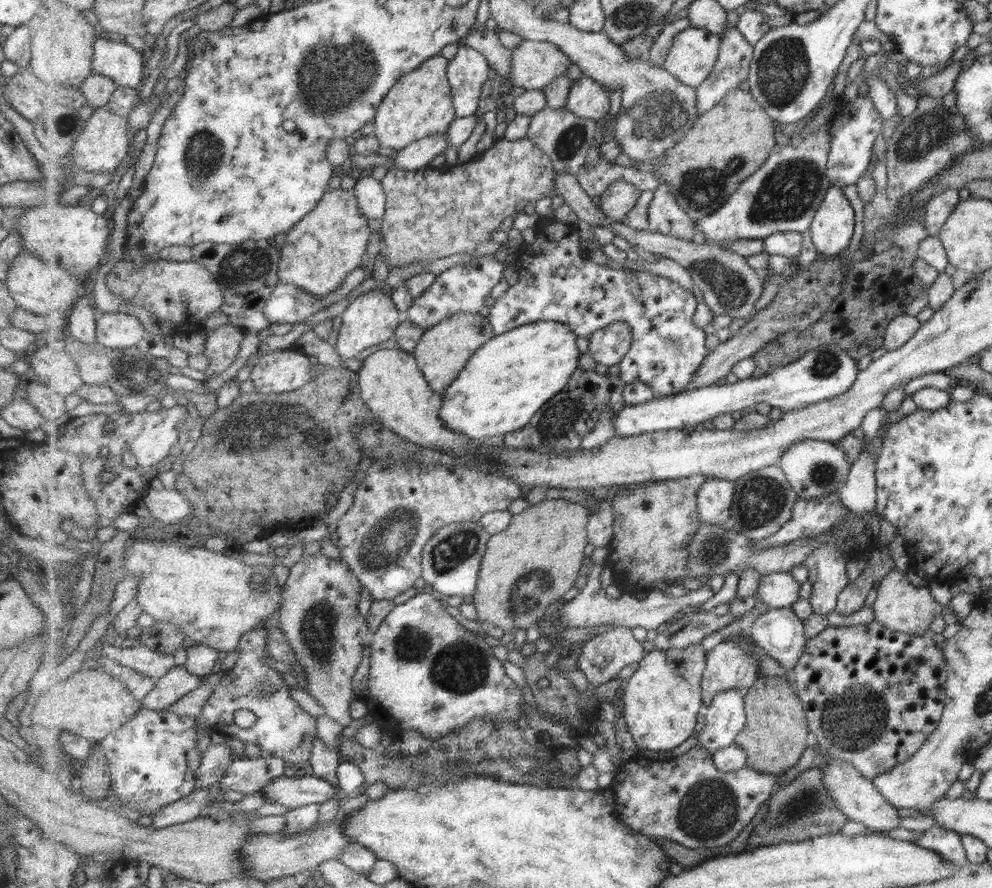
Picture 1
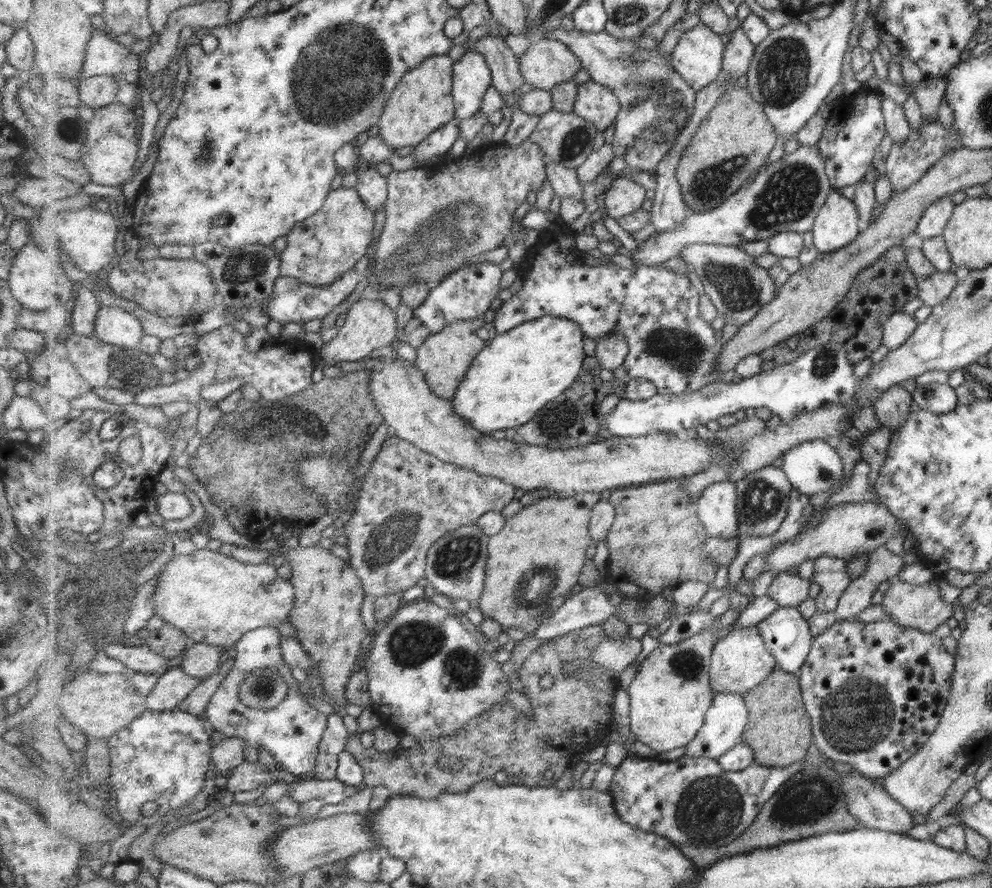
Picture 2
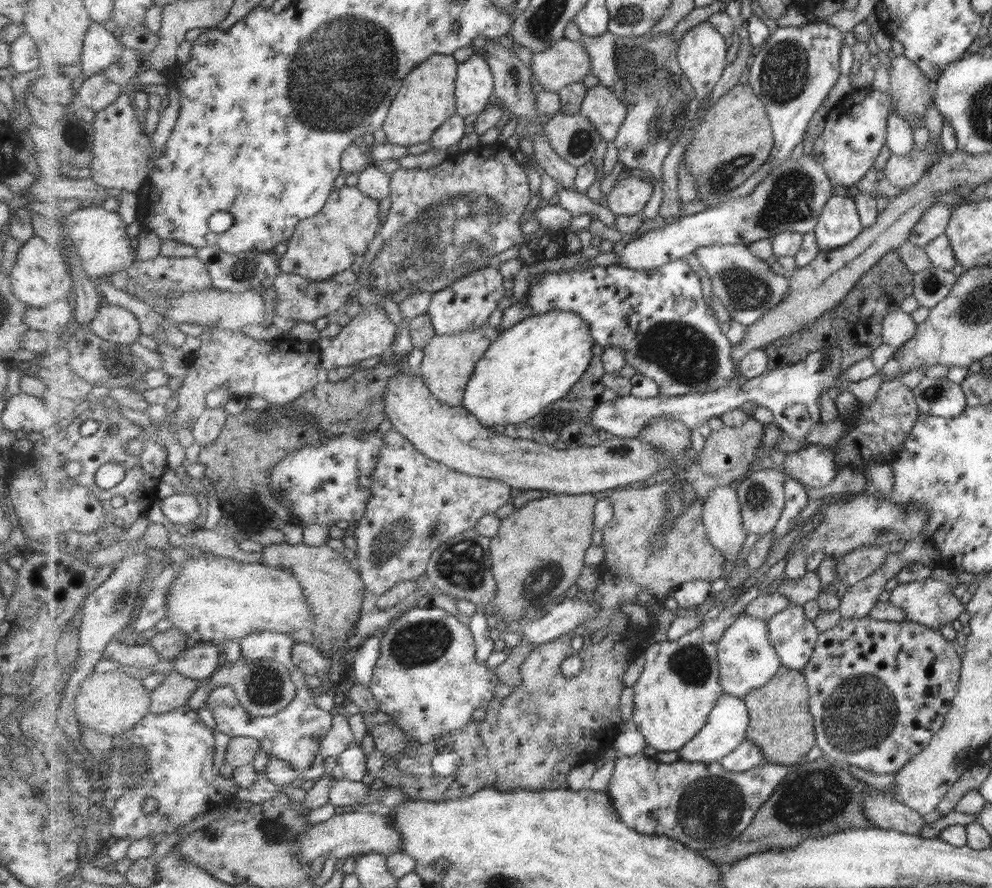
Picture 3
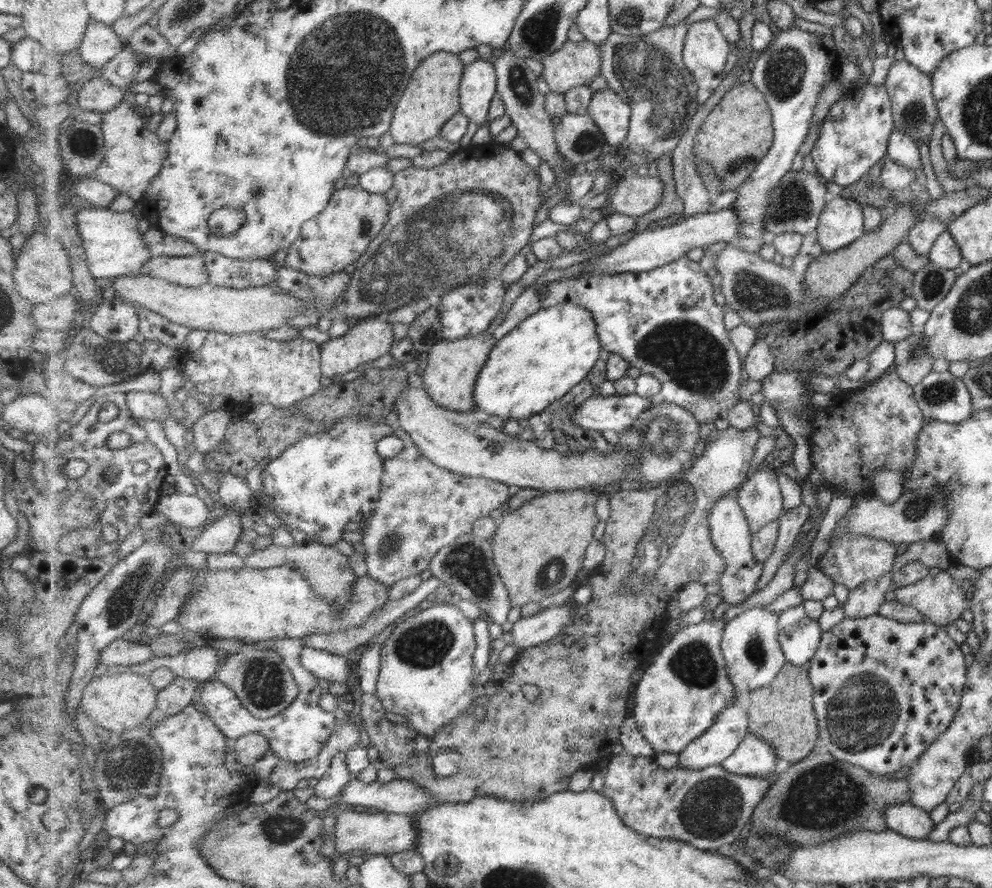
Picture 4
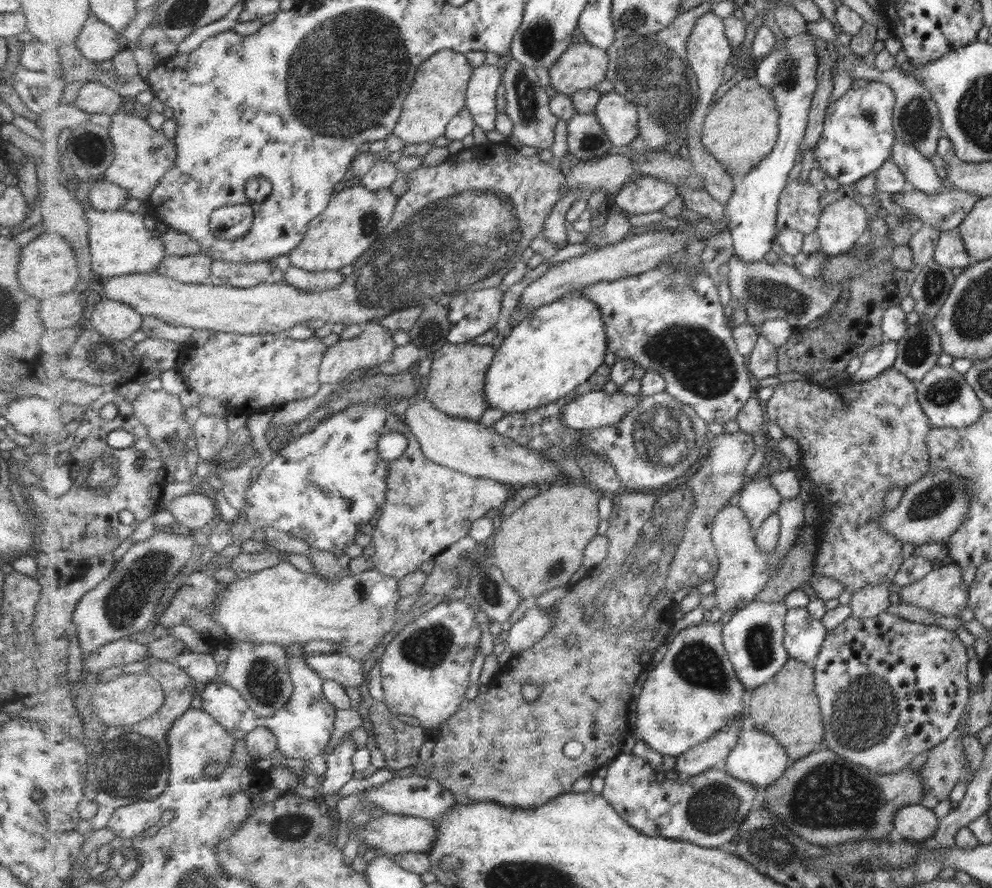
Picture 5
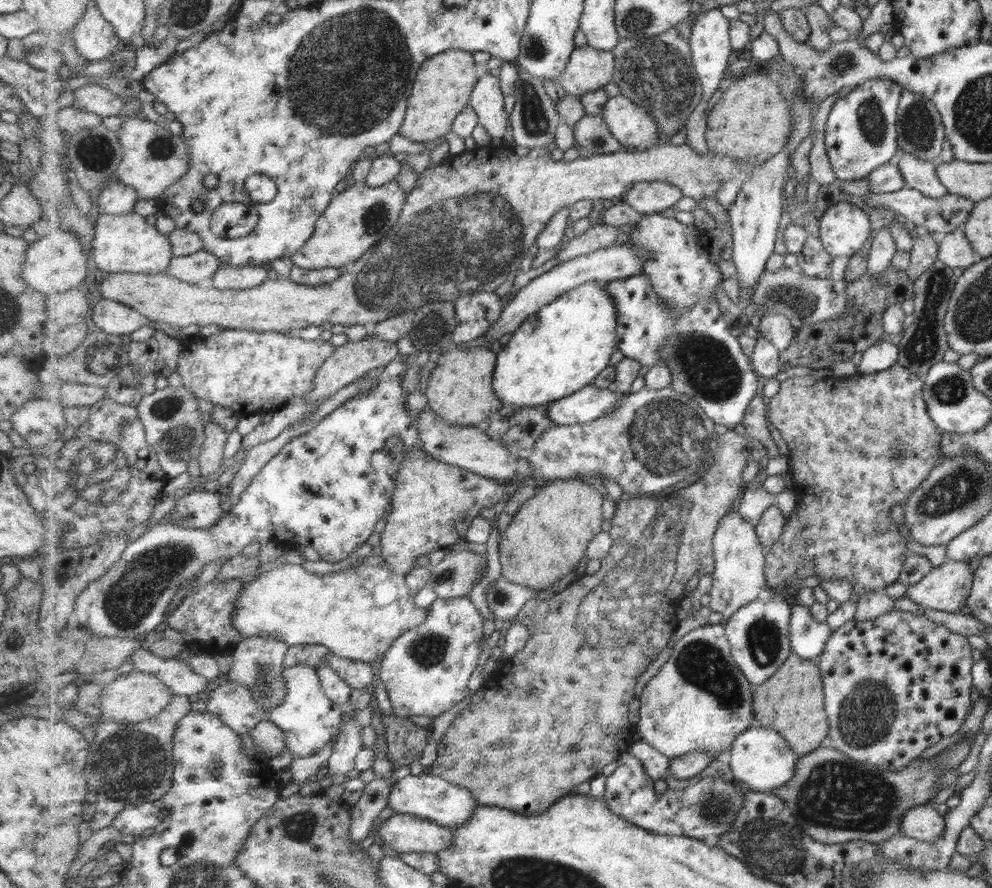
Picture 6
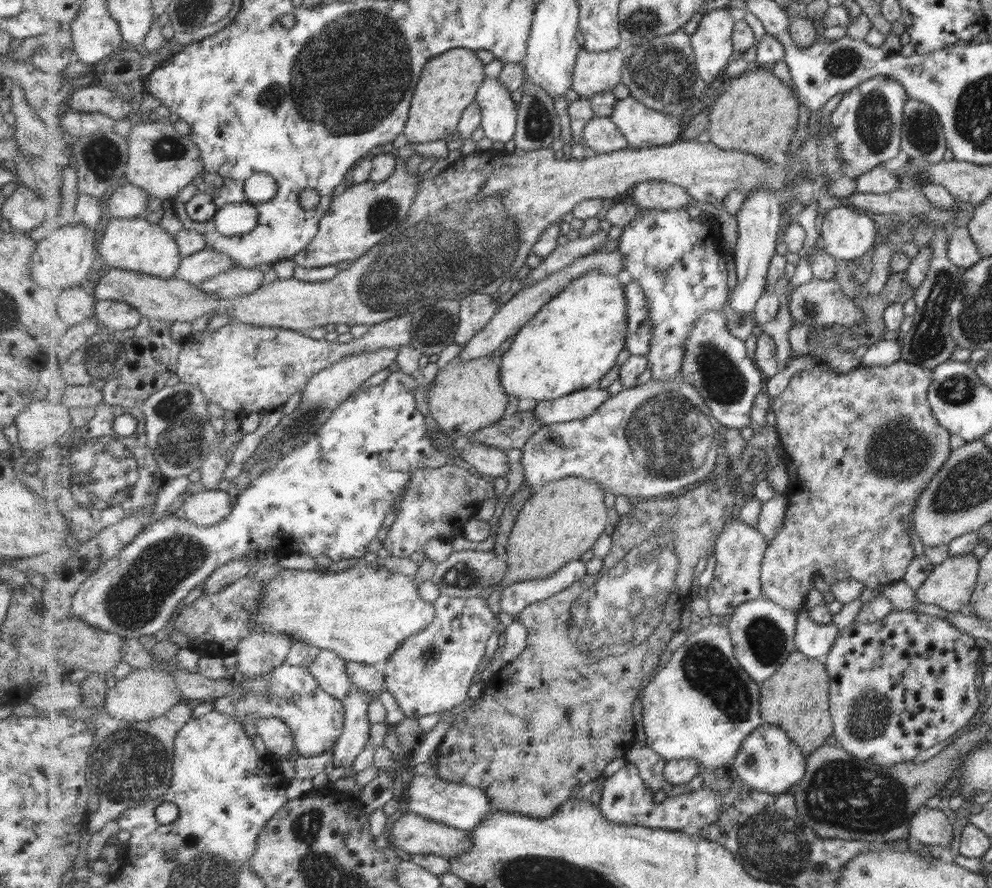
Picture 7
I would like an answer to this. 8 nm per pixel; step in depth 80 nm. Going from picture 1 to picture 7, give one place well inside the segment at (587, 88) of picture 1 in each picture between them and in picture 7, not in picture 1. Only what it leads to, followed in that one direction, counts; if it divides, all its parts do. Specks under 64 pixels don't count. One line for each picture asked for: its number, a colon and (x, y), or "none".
2: (597, 103)
3: (602, 106)
4: (613, 115)
5: (619, 116)
6: (632, 124)
7: (644, 127)

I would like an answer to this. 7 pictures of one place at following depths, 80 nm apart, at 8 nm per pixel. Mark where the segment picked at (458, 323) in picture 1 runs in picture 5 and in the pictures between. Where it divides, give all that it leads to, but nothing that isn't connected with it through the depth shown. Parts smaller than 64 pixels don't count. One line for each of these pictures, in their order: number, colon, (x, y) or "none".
2: (445, 357)
3: (448, 363)
4: (454, 366)
5: (456, 382)

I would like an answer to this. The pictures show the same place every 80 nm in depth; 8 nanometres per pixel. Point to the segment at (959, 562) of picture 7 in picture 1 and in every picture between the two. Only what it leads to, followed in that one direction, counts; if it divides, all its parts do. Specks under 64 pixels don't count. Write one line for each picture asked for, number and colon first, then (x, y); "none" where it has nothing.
1: (900, 606)
2: (919, 606)
3: (929, 602)
4: (938, 598)
5: (941, 590)
6: (945, 587)

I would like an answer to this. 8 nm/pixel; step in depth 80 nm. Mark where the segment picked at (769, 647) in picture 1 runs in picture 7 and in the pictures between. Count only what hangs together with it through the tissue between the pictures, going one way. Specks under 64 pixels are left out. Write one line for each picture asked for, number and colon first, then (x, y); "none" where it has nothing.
2: (787, 634)
3: (793, 634)
4: (800, 636)
5: (805, 635)
6: (809, 636)
7: (815, 640)

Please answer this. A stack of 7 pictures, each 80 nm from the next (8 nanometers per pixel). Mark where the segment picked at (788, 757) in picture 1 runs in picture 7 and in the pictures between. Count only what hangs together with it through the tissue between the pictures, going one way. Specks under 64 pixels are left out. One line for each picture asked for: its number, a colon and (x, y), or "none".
2: (780, 731)
3: (782, 724)
4: (784, 713)
5: (788, 707)
6: (792, 701)
7: (796, 698)

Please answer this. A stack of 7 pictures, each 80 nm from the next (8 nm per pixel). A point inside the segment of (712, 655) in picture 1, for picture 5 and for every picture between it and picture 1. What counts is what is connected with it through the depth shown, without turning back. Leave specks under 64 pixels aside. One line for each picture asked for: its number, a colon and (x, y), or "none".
2: (741, 661)
3: (748, 661)
4: (751, 646)
5: (754, 637)

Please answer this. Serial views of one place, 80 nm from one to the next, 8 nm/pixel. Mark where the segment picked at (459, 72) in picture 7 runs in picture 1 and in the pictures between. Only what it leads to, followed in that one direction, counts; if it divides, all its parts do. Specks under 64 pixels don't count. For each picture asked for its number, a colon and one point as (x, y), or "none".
1: (421, 104)
2: (423, 102)
3: (427, 99)
4: (432, 98)
5: (438, 93)
6: (443, 87)

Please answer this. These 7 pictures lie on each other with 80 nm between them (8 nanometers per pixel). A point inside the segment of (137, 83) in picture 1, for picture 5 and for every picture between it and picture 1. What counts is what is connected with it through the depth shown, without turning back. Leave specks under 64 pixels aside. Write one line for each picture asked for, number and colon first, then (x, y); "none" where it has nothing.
2: (105, 56)
3: (102, 48)
4: (100, 45)
5: (99, 41)

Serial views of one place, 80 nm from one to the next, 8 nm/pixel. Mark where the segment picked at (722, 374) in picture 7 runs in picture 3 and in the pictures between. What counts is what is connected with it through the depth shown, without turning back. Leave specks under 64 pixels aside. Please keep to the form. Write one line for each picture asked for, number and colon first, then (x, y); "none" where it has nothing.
3: (659, 317)
4: (665, 322)
5: (662, 321)
6: (709, 363)

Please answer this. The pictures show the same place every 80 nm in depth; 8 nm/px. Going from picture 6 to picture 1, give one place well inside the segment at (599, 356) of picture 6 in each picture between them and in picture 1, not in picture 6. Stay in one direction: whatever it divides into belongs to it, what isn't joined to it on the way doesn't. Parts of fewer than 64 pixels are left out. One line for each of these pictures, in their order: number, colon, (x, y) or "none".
1: (504, 383)
2: (522, 370)
3: (537, 361)
4: (541, 360)
5: (552, 352)

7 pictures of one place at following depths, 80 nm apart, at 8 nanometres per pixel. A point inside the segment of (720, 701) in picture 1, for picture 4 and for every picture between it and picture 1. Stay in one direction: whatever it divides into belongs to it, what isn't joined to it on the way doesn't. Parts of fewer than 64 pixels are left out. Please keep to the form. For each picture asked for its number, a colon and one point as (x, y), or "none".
2: (726, 722)
3: (728, 724)
4: (717, 744)

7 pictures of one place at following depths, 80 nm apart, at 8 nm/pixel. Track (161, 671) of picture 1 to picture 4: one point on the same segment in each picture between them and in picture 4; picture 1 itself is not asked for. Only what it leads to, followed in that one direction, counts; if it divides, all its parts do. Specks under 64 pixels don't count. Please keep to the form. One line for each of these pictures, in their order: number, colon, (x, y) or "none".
2: (141, 658)
3: (122, 655)
4: (120, 652)

